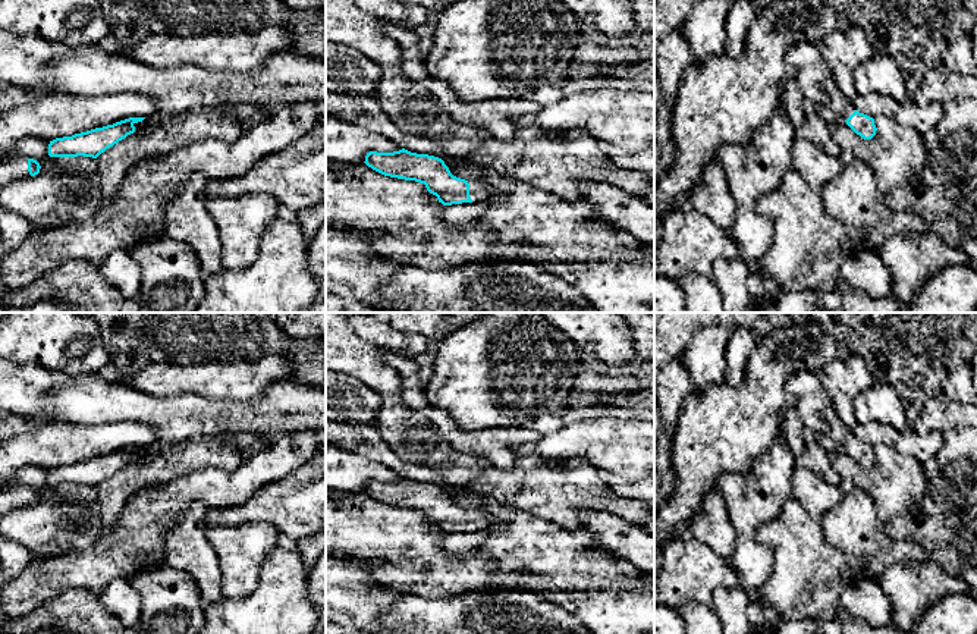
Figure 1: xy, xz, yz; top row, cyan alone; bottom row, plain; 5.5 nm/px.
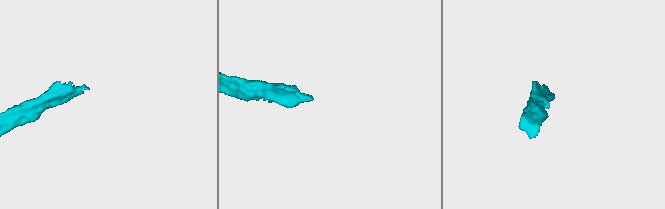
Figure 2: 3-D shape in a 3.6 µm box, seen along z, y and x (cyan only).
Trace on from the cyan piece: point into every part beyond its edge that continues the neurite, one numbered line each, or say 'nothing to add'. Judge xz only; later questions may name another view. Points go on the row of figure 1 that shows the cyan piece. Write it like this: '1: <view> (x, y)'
1: xz (477, 188)

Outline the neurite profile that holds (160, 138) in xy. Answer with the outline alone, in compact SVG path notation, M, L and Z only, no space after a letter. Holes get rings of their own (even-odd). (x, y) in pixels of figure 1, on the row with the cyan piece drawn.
M216 107L179 114L155 112L142 122L133 123L133 134L95 158L97 188L103 200L113 200L126 175L138 163L170 154L198 141L236 141L263 119L258 113L244 119L233 113L220 113Z

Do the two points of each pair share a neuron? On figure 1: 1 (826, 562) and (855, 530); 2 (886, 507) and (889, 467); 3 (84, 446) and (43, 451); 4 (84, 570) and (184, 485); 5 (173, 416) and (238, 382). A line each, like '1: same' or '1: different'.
1: different
2: same
3: same
4: same
5: different

